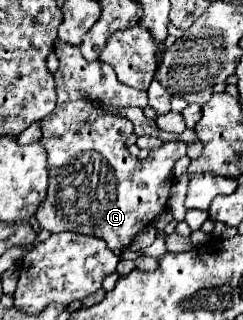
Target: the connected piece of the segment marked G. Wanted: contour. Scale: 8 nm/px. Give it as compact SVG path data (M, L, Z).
M56 40L54 52L60 60L60 68L54 74L56 76L56 92L58 92L58 104L48 118L40 120L42 136L40 146L48 152L48 174L50 174L50 186L48 196L44 200L44 206L40 206L40 212L36 212L36 220L40 228L56 234L56 232L80 232L80 234L96 234L106 240L106 244L116 248L128 248L134 236L144 230L162 210L166 210L166 200L172 186L172 166L178 158L186 154L186 144L178 141L170 141L158 149L149 152L147 158L141 160L132 158L128 148L124 146L124 140L132 134L132 122L118 114L108 114L104 106L124 108L124 106L148 106L146 92L136 90L132 86L122 84L116 78L116 72L106 62L94 60L88 62L80 46L72 46L68 42Z

